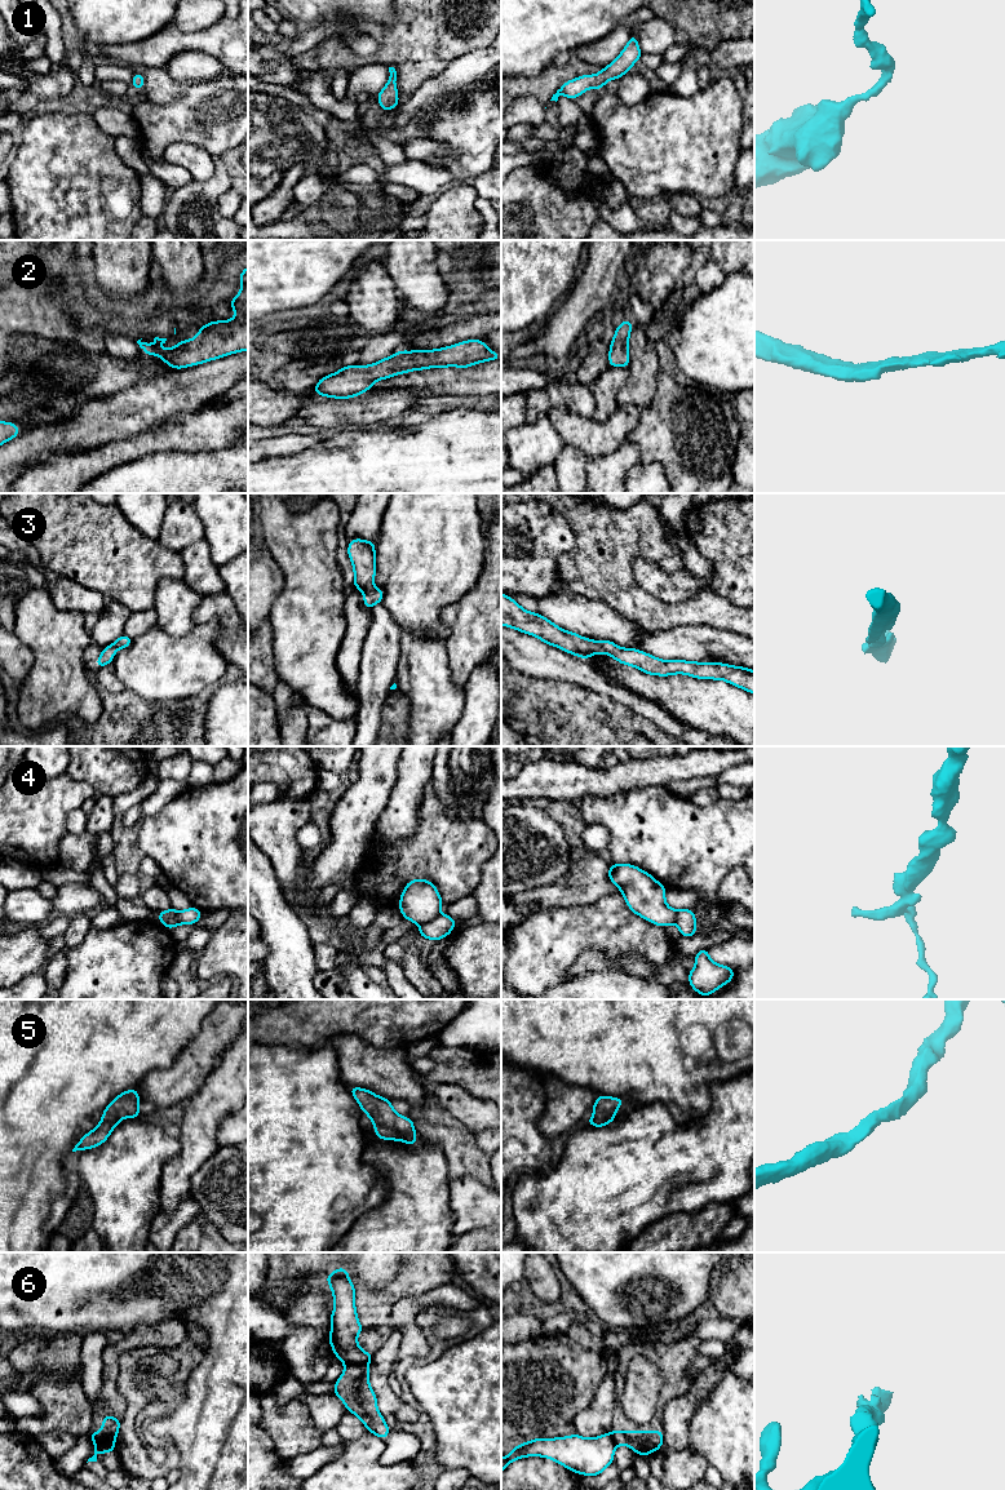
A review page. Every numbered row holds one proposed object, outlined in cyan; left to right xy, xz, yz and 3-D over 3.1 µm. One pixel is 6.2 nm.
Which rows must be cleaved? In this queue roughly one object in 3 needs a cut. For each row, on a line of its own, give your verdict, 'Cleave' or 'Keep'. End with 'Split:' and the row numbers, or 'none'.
1: Keep
2: Keep
3: Keep
4: Cleave
5: Keep
6: Cleave
Split: 4, 6

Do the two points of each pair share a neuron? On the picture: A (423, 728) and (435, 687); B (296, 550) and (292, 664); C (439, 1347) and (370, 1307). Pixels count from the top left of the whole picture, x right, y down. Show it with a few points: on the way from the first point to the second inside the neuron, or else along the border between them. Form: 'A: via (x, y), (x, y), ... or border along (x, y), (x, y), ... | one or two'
A: via (429, 718), (434, 710), (434, 697) | one
B: via (296, 579), (296, 635) | one
C: border along (414, 1321), (426, 1339), (430, 1353) | two

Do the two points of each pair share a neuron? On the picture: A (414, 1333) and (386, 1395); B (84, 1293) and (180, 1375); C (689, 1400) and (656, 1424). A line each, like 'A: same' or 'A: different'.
A: different
B: different
C: different

